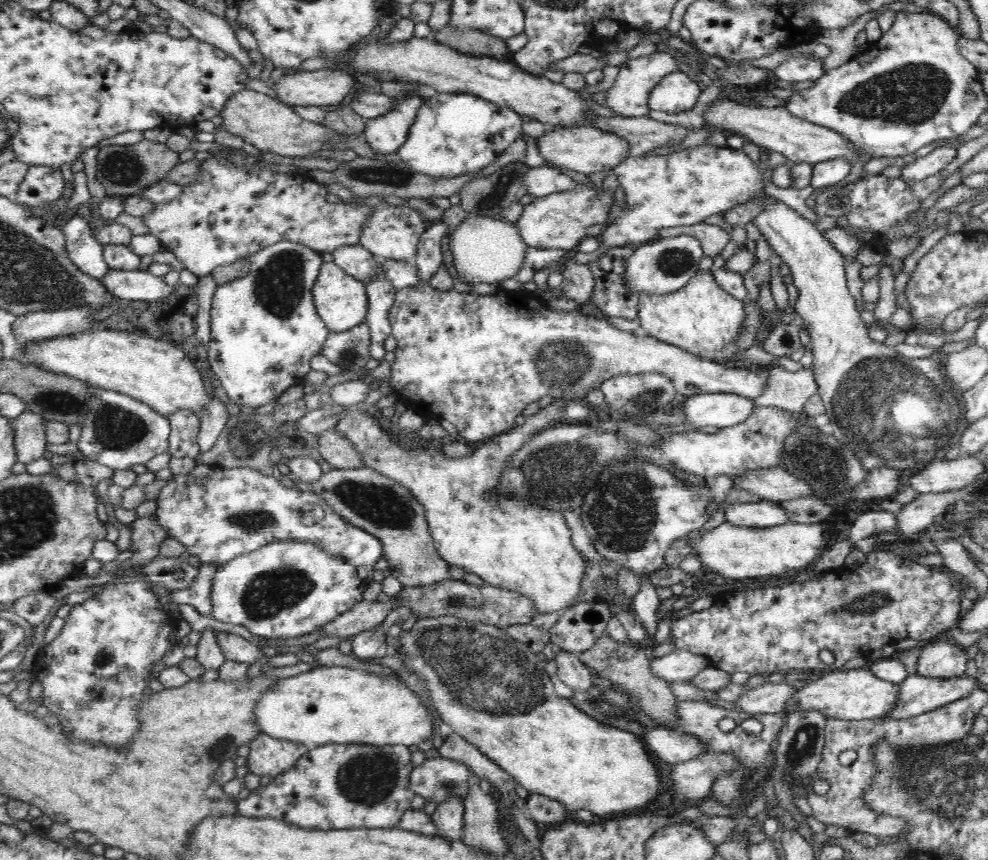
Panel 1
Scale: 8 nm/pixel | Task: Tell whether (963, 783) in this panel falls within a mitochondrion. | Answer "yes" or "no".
yes

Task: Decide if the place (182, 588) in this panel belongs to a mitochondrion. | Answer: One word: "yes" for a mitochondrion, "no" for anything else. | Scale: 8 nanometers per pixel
no

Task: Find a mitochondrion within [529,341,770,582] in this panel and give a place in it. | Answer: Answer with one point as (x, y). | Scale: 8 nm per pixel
(622, 513)

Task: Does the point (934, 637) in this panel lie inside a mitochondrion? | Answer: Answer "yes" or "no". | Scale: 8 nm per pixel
no

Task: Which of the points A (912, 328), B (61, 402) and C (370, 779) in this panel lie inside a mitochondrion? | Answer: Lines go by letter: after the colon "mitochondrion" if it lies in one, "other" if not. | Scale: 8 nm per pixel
A: other
B: mitochondrion
C: mitochondrion

